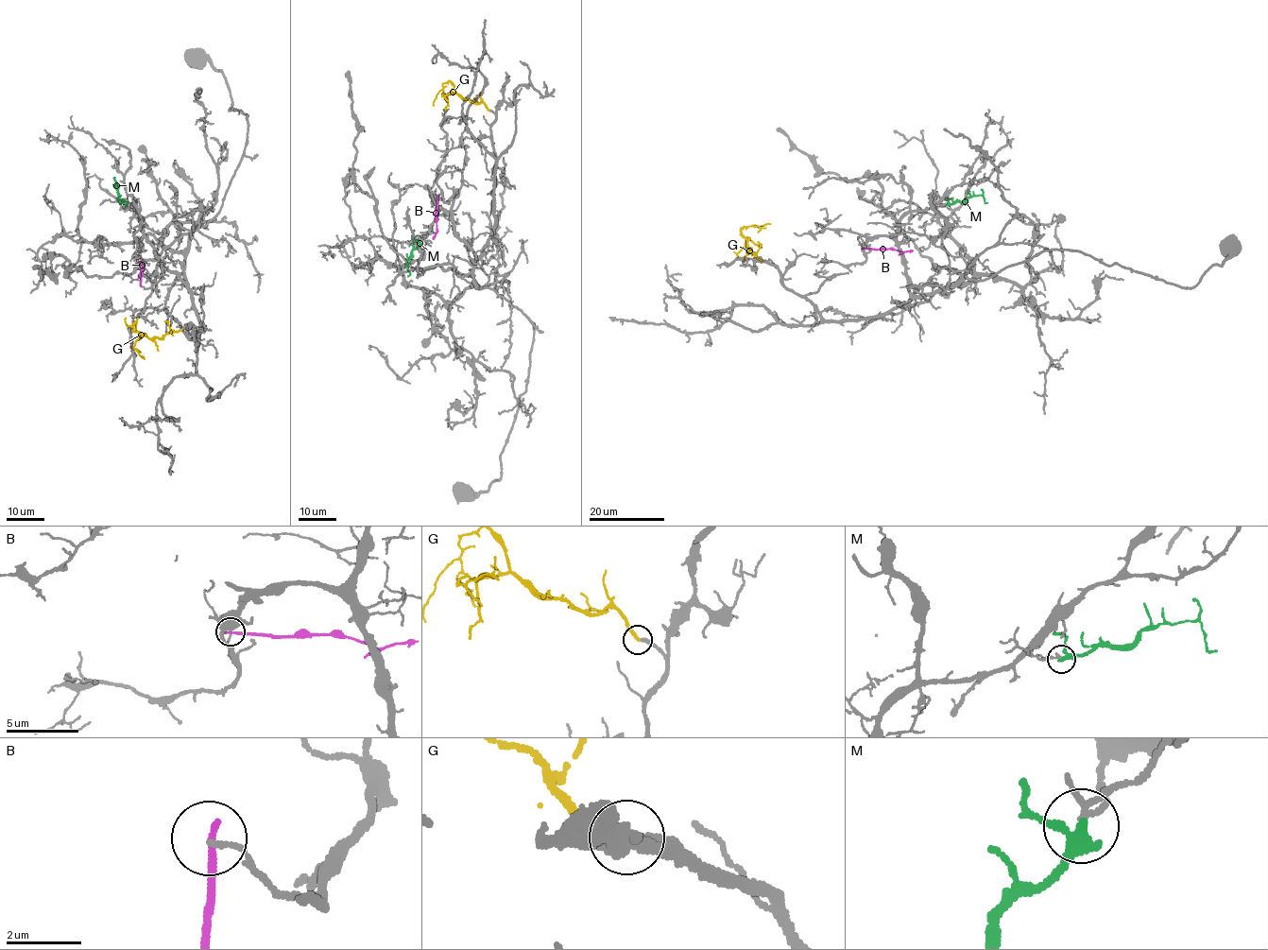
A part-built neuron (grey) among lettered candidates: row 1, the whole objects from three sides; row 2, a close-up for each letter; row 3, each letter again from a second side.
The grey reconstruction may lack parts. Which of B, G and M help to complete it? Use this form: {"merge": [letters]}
{"merge": ["G"]}

